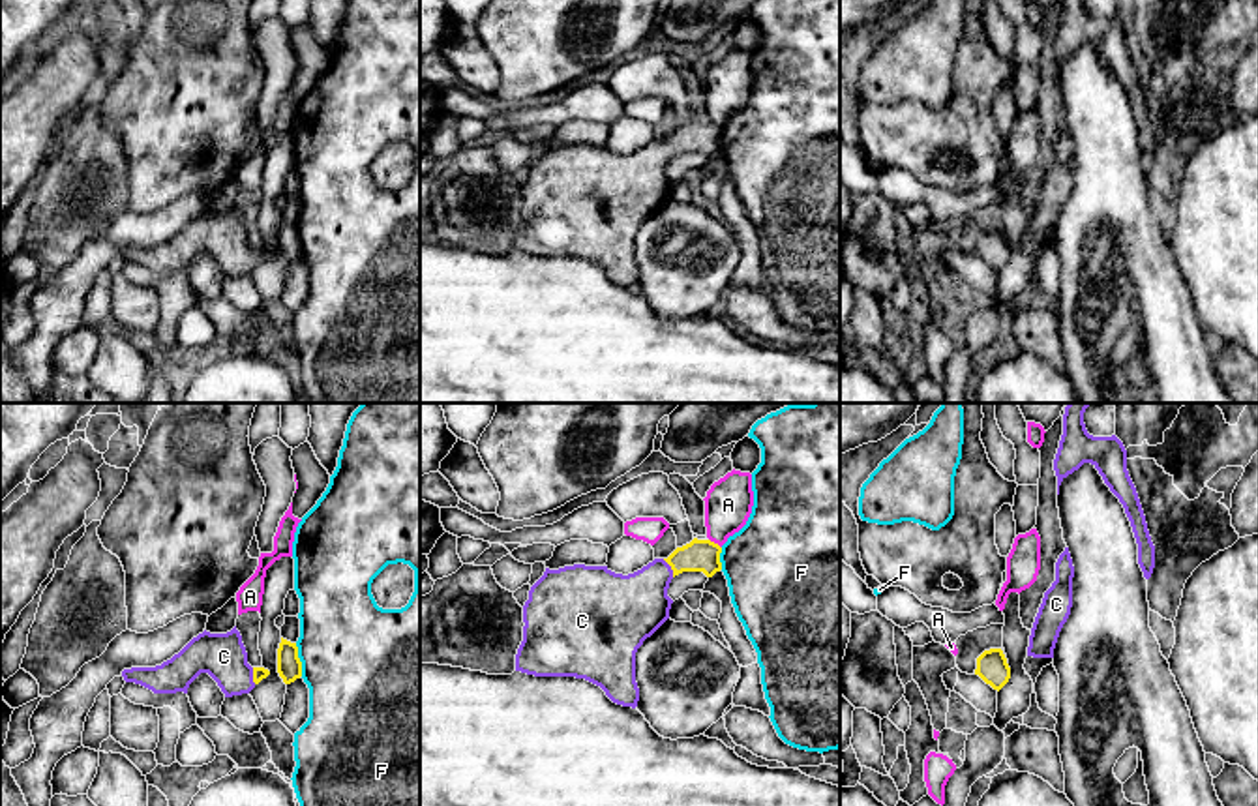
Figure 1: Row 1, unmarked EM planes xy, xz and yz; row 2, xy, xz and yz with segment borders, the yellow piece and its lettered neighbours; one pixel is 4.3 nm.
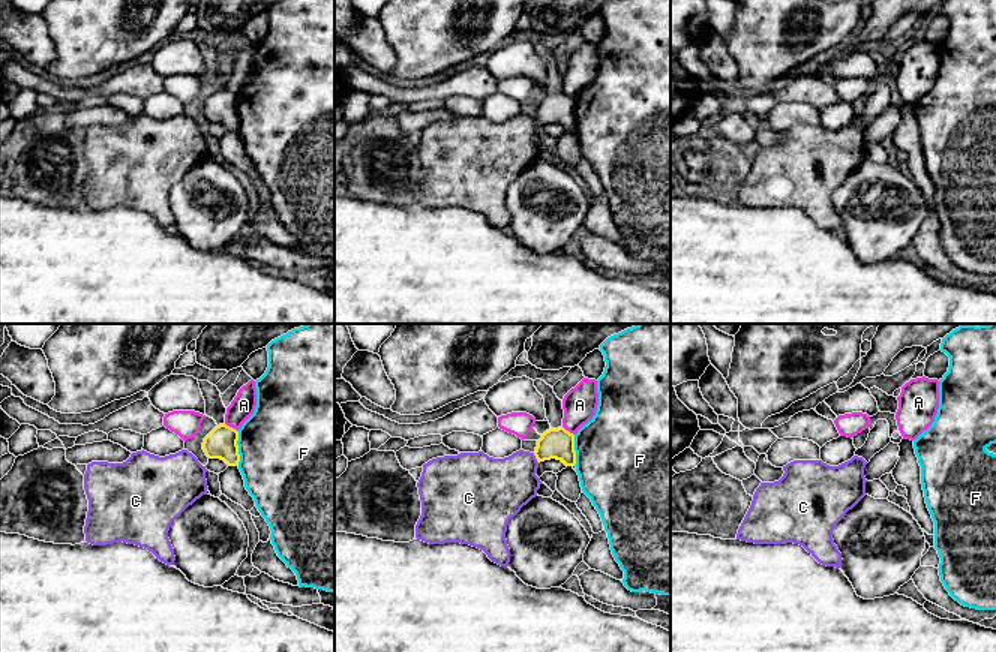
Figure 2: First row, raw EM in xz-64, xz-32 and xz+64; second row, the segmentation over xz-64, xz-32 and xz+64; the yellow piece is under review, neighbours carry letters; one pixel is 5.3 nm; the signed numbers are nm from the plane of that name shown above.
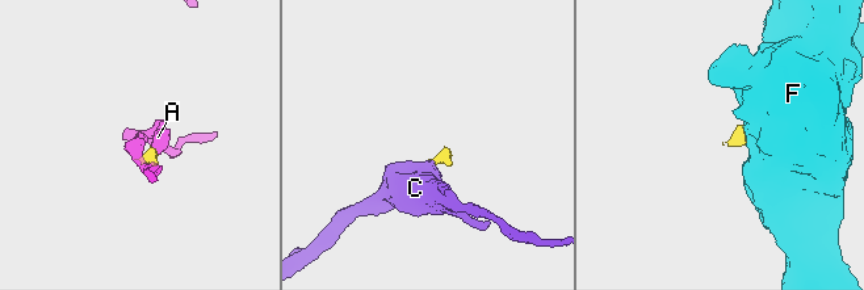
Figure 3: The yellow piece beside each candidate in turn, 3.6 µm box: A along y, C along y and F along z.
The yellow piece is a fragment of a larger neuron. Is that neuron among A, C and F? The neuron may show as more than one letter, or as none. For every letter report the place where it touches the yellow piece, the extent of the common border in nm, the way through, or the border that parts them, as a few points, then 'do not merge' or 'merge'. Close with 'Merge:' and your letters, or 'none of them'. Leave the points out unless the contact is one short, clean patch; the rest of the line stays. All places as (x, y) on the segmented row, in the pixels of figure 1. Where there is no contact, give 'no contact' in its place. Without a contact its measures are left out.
A: xz (713, 542) | 70 nm | along xz (709, 538), (720, 548) | do not merge
C: xz (672, 568) | 90 nm | across xz (700, 555), (681, 559), (672, 568), (630, 608) | merge
F: xy (299, 660) | 150 nm | along xy (295, 643), (302, 675) | do not merge
Merge: C

